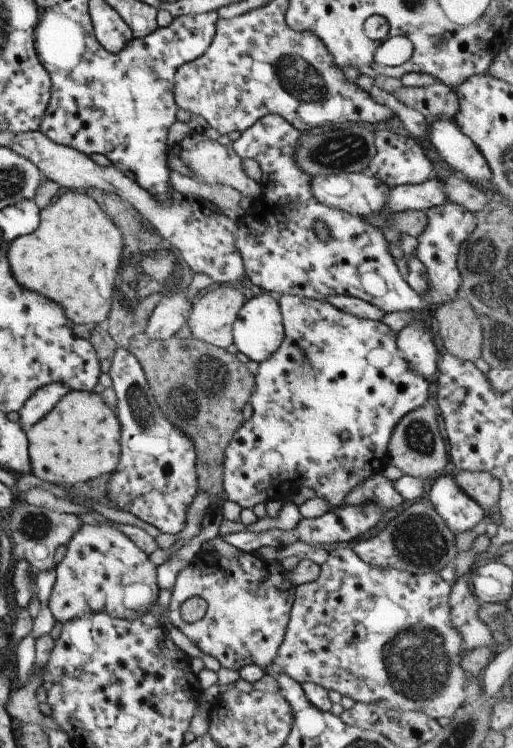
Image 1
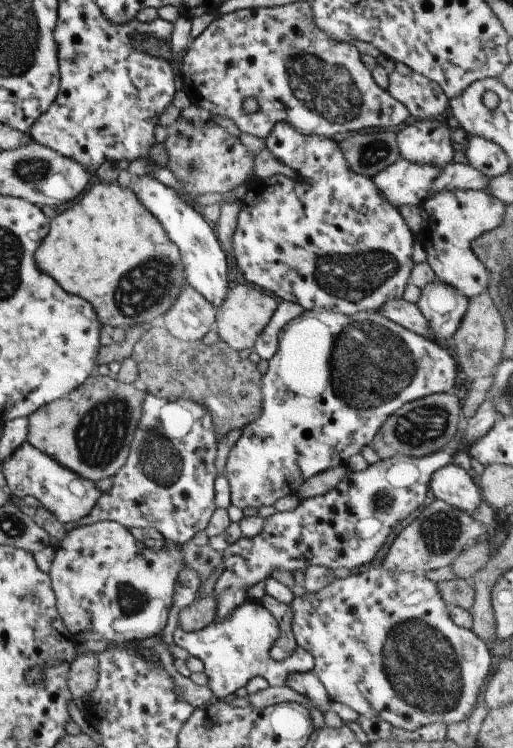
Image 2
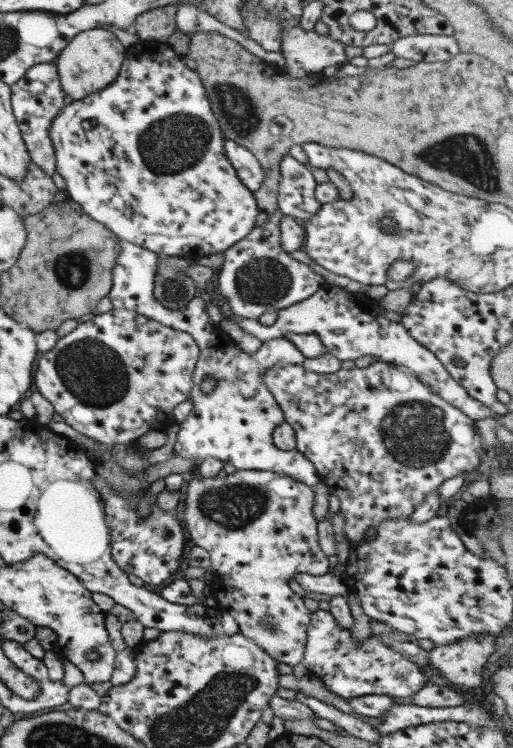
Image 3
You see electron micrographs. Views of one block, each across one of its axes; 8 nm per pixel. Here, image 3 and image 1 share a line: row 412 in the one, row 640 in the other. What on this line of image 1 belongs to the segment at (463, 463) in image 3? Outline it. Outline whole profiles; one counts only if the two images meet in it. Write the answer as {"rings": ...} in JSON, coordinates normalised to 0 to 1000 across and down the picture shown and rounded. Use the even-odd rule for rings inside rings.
{"rings":[[[653,730],[641,738],[641,746],[626,761],[616,775],[577,783],[575,801],[565,817],[565,826],[559,834],[554,856],[542,868],[538,880],[528,888],[522,901],[534,904],[538,900],[558,900],[565,906],[589,914],[591,912],[610,912],[630,917],[635,922],[661,925],[665,930],[682,930],[692,939],[749,943],[754,948],[780,952],[815,951],[830,955],[832,959],[862,960],[873,957],[881,960],[893,948],[899,948],[912,936],[924,936],[942,925],[942,914],[936,905],[914,905],[906,902],[906,896],[899,892],[901,881],[908,874],[903,868],[901,849],[885,840],[877,824],[877,793],[879,781],[869,778],[858,766],[832,765],[825,769],[809,769],[801,765],[770,761],[745,759],[713,754],[688,735]]]}

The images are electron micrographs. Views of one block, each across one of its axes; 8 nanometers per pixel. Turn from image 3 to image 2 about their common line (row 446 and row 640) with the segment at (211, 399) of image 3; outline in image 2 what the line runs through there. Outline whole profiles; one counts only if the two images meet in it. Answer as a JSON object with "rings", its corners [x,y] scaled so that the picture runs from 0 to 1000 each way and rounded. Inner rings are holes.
{"rings":[[[485,801],[456,813],[433,832],[419,829],[384,845],[359,845],[351,837],[339,842],[339,858],[368,876],[390,881],[398,886],[398,900],[405,905],[405,918],[425,934],[456,928],[460,922],[480,918],[487,906],[503,904],[515,906],[524,917],[558,917],[569,901],[596,901],[610,897],[612,880],[585,864],[573,873],[554,882],[532,882],[526,868],[546,850],[546,840],[538,826],[526,821],[511,807]]]}

